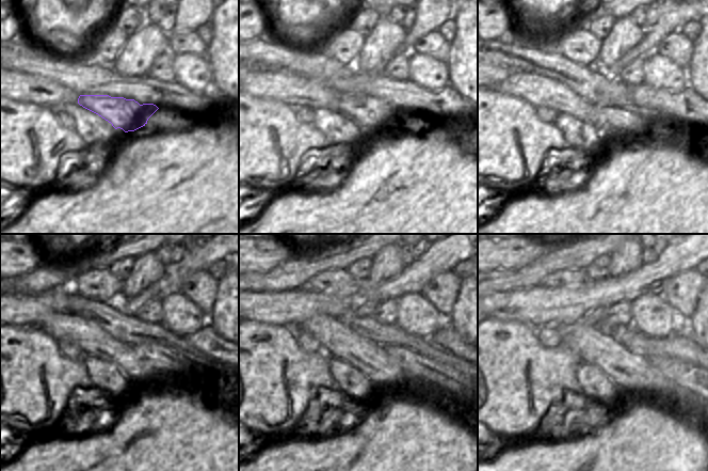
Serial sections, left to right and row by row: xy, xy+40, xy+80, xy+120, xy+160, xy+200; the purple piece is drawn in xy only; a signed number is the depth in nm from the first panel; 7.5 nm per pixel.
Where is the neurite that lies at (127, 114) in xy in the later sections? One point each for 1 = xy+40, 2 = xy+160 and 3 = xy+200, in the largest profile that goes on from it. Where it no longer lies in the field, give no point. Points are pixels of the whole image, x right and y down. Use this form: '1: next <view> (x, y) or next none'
1: next xy+40 (379, 116)
2: next xy+160 (414, 364)
3: next xy+200 (693, 378)

